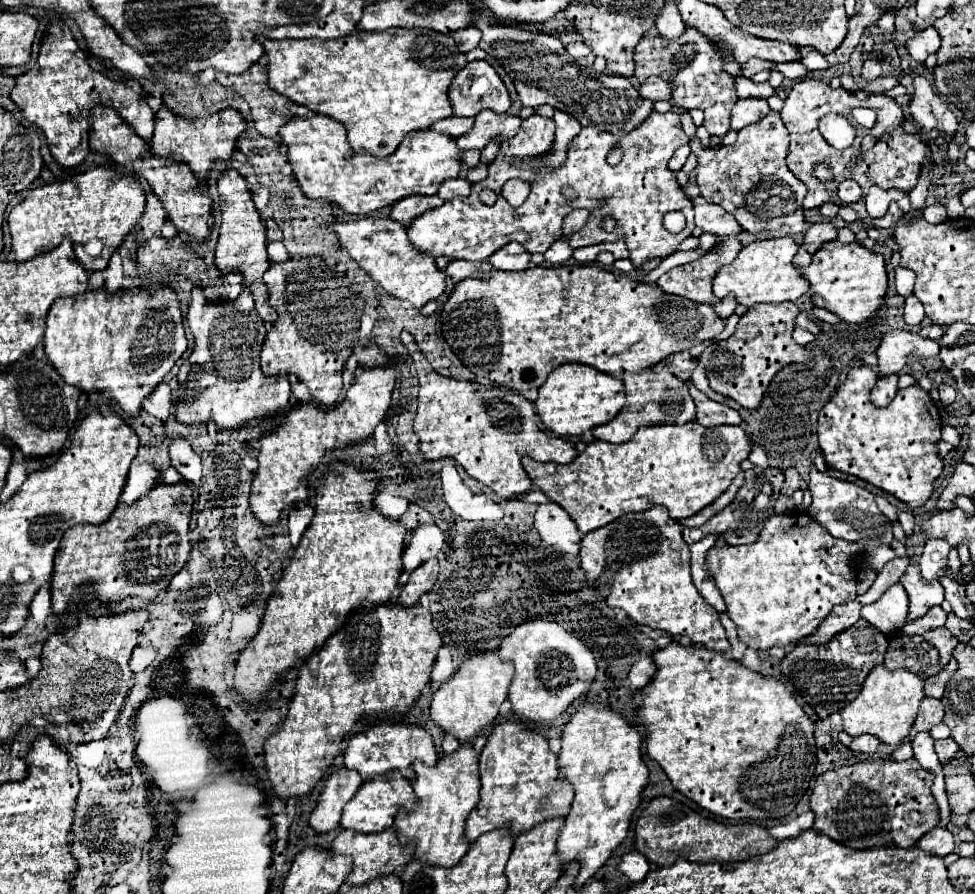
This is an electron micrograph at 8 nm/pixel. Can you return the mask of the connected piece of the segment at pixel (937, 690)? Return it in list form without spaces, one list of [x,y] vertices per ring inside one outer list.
[[[950,659],[950,663],[938,673],[938,675],[932,675],[924,681],[924,689],[926,689],[926,695],[928,697],[936,697],[940,699],[942,693],[944,693],[944,687],[948,683],[948,679],[952,679],[952,675],[956,673],[956,659]]]

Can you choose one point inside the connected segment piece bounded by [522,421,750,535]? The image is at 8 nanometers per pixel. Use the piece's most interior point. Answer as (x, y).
(684, 468)

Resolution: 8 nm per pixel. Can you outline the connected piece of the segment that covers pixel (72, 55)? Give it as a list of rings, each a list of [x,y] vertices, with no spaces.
[[[56,21],[48,31],[60,31],[56,39],[48,39],[40,45],[40,55],[36,65],[16,77],[12,89],[12,101],[20,107],[20,113],[40,127],[48,139],[48,149],[62,169],[72,169],[84,161],[88,155],[88,129],[90,127],[90,107],[108,105],[118,111],[118,115],[140,135],[146,143],[152,141],[154,113],[142,91],[134,91],[128,83],[112,81],[98,71],[92,71],[84,51],[74,41],[70,29]]]

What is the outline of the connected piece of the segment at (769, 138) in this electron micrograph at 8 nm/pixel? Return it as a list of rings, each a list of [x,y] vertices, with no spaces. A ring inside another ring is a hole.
[[[770,111],[758,123],[738,131],[738,141],[730,147],[704,147],[698,137],[690,139],[690,149],[698,159],[694,169],[700,195],[724,207],[736,217],[742,229],[750,233],[760,231],[782,231],[798,235],[806,231],[802,215],[802,201],[806,187],[786,167],[790,135],[780,119],[778,111]]]

